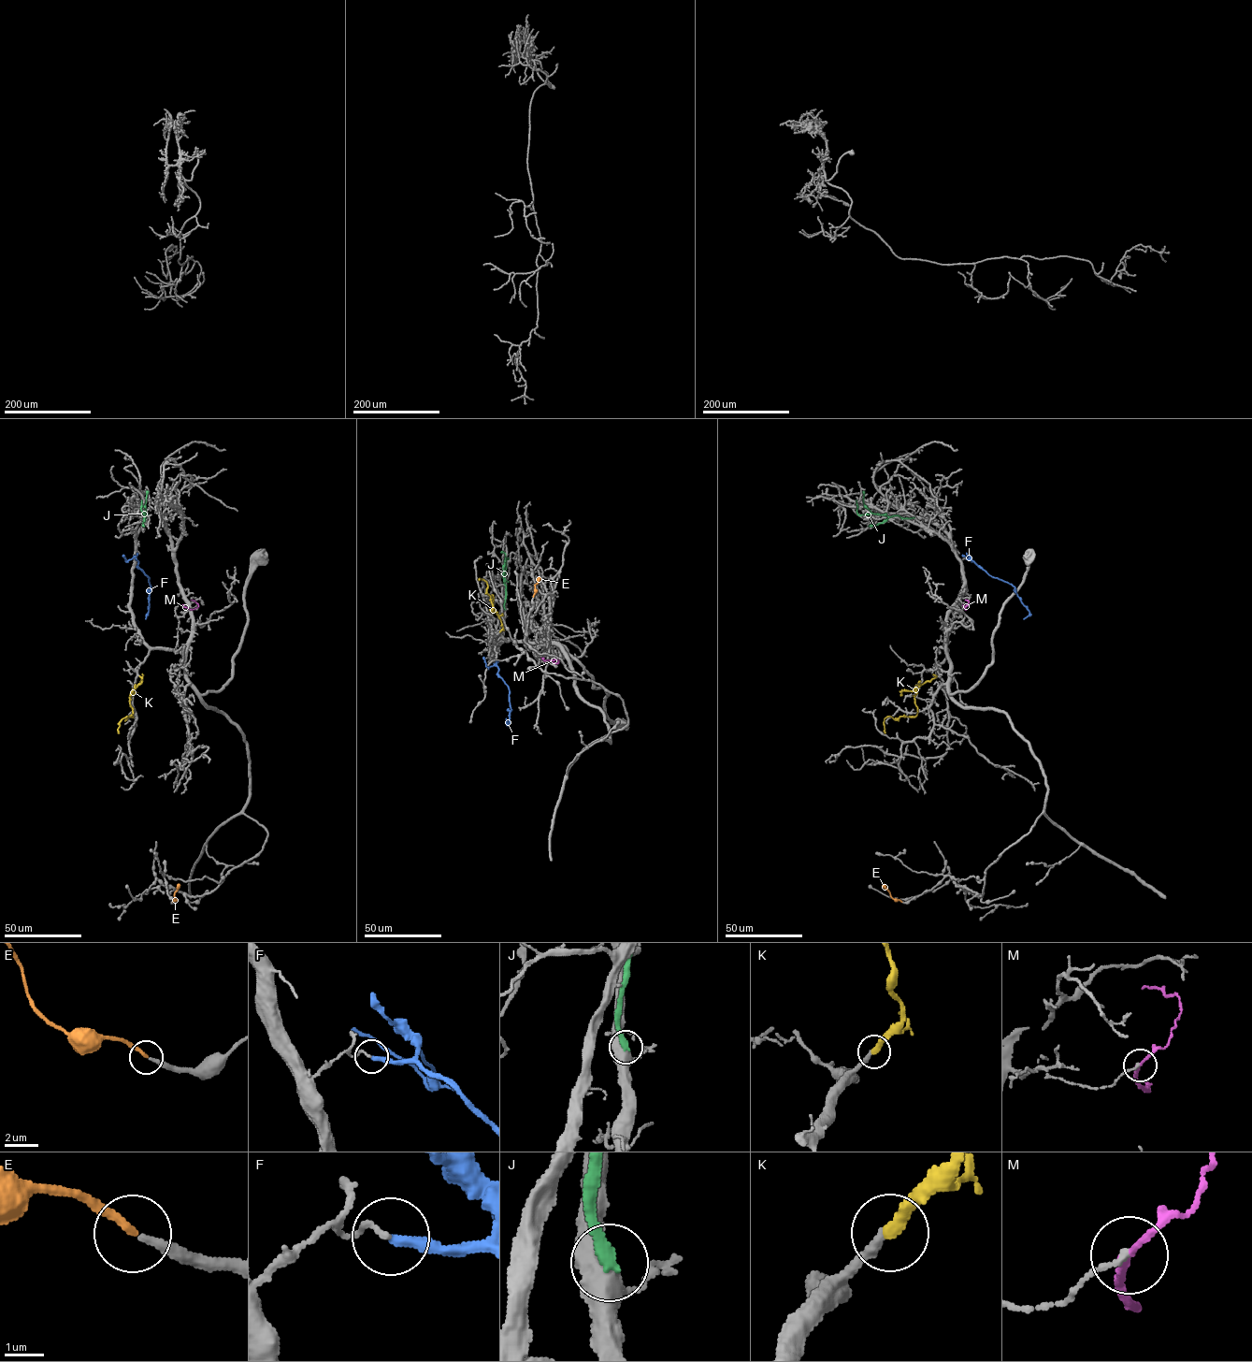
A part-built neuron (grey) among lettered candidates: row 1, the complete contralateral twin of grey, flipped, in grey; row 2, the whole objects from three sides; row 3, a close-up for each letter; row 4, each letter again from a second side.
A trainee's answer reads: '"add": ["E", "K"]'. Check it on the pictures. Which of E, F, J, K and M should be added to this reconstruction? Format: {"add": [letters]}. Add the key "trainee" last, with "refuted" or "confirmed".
{"add": ["E", "K"], "trainee": "confirmed"}

